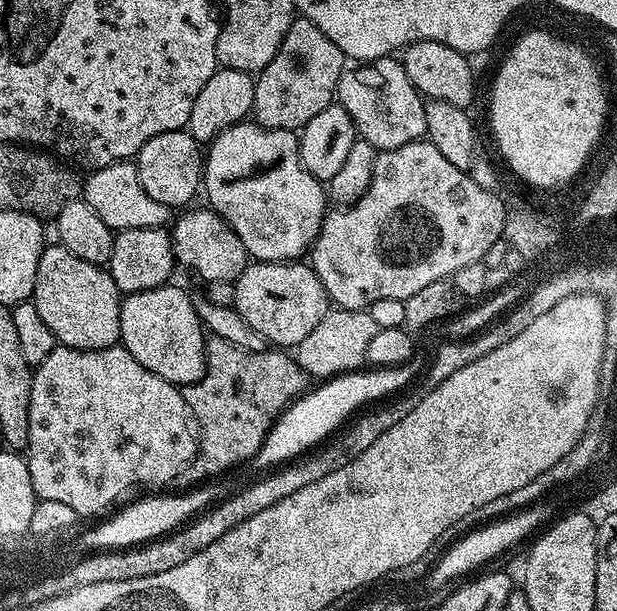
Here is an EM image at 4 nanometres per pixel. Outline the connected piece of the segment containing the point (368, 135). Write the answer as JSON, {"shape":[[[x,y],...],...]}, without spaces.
{"shape":[[[396,58],[360,62],[345,67],[336,87],[335,99],[350,114],[359,139],[370,142],[380,152],[425,139],[425,97],[410,82],[403,63]]]}

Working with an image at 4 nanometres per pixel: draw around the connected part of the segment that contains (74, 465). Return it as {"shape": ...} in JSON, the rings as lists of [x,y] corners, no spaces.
{"shape":[[[57,346],[46,358],[46,362],[35,365],[32,373],[32,389],[30,390],[30,434],[28,435],[28,447],[26,459],[30,470],[30,482],[34,486],[34,494],[37,500],[49,500],[50,502],[63,502],[70,506],[70,510],[76,512],[77,517],[96,516],[100,518],[109,511],[115,500],[120,500],[131,488],[148,488],[144,490],[156,490],[159,484],[172,484],[190,466],[190,462],[196,456],[198,447],[198,425],[192,415],[192,408],[184,401],[184,393],[177,385],[169,380],[158,378],[146,366],[142,366],[122,346],[110,348],[65,348]]]}

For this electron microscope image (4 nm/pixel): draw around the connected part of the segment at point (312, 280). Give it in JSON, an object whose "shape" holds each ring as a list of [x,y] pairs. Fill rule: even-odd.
{"shape":[[[252,262],[234,283],[236,312],[242,314],[248,325],[262,334],[269,345],[279,346],[284,350],[302,342],[302,338],[306,338],[306,334],[310,334],[310,330],[314,330],[314,326],[318,326],[318,322],[322,322],[322,318],[330,311],[328,292],[317,278],[315,270],[304,262]]]}

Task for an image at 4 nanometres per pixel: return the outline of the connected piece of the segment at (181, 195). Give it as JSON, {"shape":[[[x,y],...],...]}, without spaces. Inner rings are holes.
{"shape":[[[187,130],[154,134],[154,138],[150,138],[150,142],[143,144],[136,153],[134,163],[146,194],[150,194],[150,198],[162,202],[170,210],[180,210],[191,205],[196,191],[201,191],[204,178],[202,144]]]}

